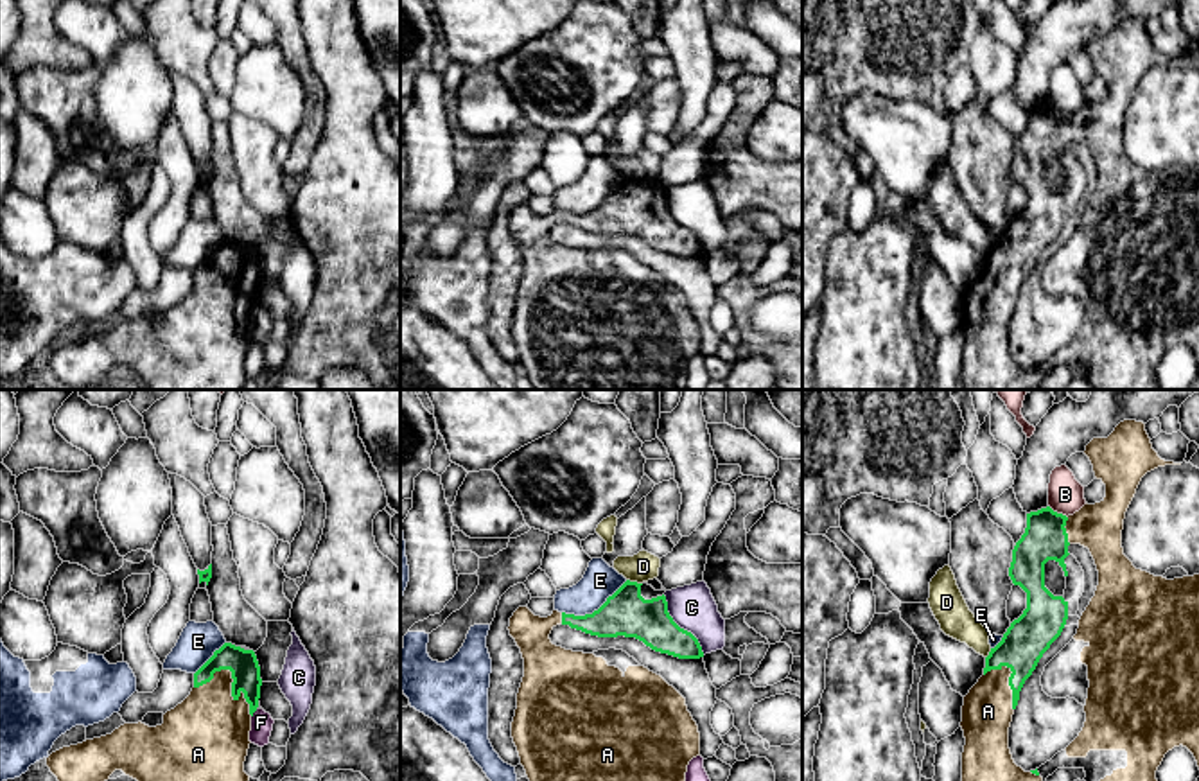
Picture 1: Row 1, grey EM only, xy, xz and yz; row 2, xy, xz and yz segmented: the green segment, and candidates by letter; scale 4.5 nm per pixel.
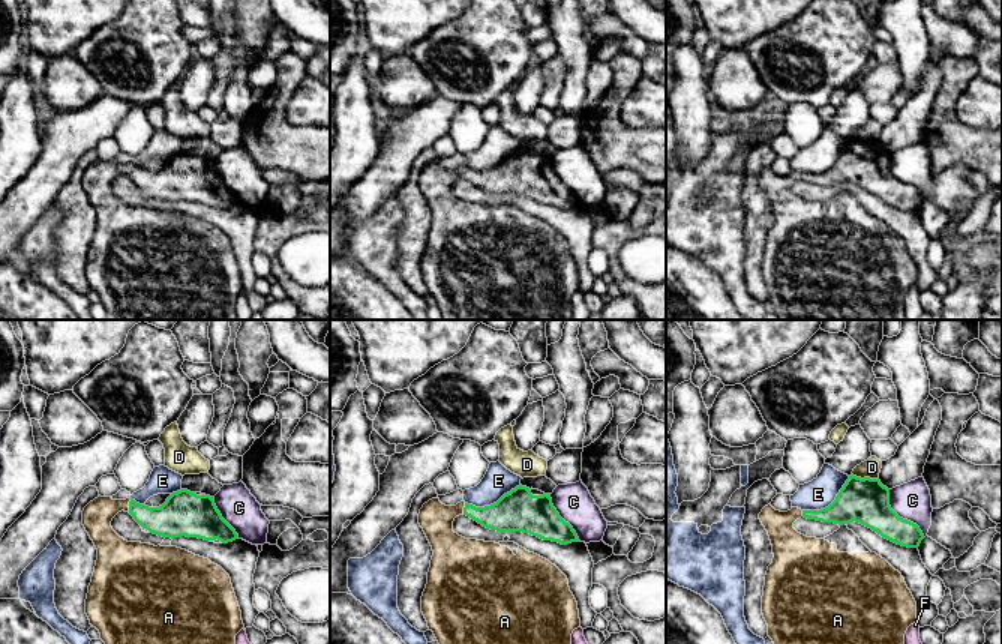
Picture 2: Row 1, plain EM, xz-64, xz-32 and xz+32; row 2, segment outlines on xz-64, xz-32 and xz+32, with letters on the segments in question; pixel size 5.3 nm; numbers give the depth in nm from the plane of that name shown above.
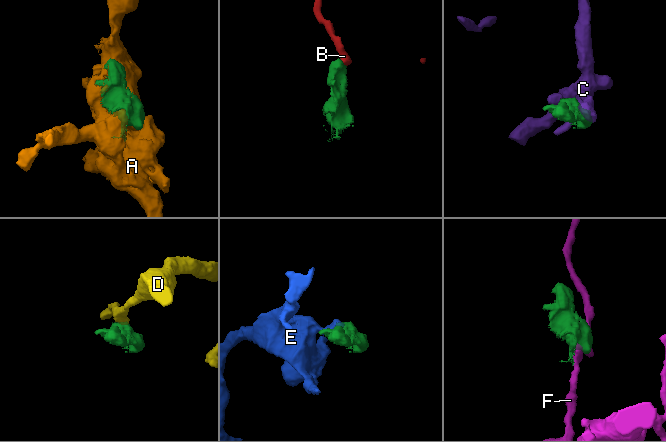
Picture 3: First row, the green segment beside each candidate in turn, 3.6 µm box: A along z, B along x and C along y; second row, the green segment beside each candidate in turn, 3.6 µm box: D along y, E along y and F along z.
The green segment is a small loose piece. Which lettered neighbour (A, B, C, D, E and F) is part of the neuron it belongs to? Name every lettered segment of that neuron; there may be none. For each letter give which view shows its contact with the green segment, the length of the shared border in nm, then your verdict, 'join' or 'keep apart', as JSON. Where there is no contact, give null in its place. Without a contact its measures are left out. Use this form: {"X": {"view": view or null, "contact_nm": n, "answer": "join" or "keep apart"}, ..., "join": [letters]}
{"A": {"view": "xy", "contact_nm": 300, "answer": "join"}, "B": {"view": "yz", "contact_nm": 110, "answer": "keep apart"}, "C": {"view": "xz", "contact_nm": 320, "answer": "keep apart"}, "D": {"view": "xz", "contact_nm": 80, "answer": "keep apart"}, "E": {"view": "xz", "contact_nm": 320, "answer": "keep apart"}, "F": {"view": "xy", "contact_nm": 50, "answer": "keep apart"}, "join": ["A"]}

